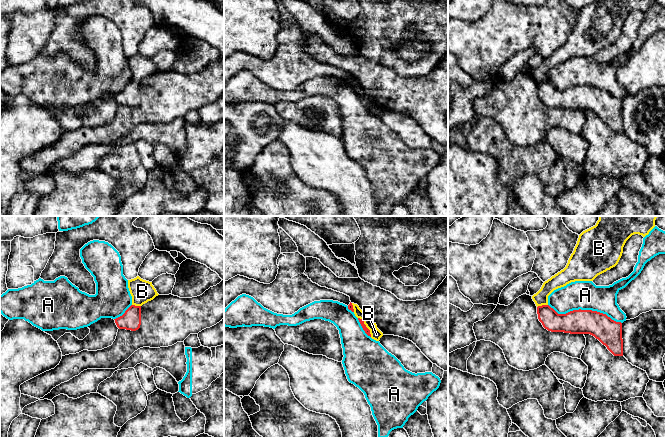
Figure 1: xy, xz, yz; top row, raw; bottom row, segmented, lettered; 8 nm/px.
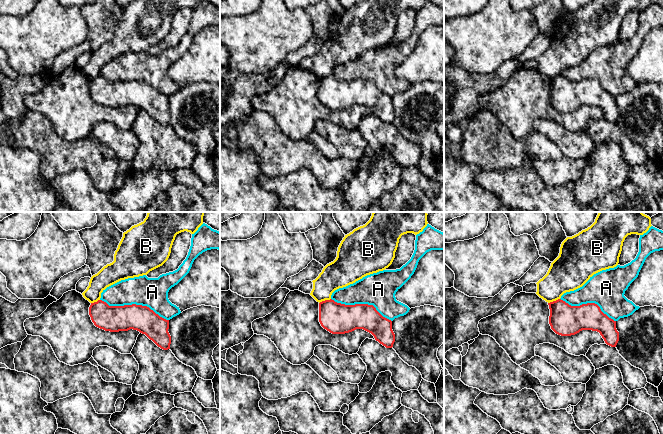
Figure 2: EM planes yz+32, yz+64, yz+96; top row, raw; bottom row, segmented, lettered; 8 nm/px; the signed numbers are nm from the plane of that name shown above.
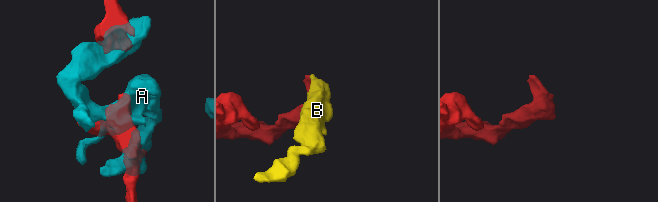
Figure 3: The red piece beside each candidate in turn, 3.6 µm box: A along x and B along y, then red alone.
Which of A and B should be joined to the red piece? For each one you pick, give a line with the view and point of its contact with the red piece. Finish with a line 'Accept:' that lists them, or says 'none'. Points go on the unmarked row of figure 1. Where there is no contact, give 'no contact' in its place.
Accept: none

